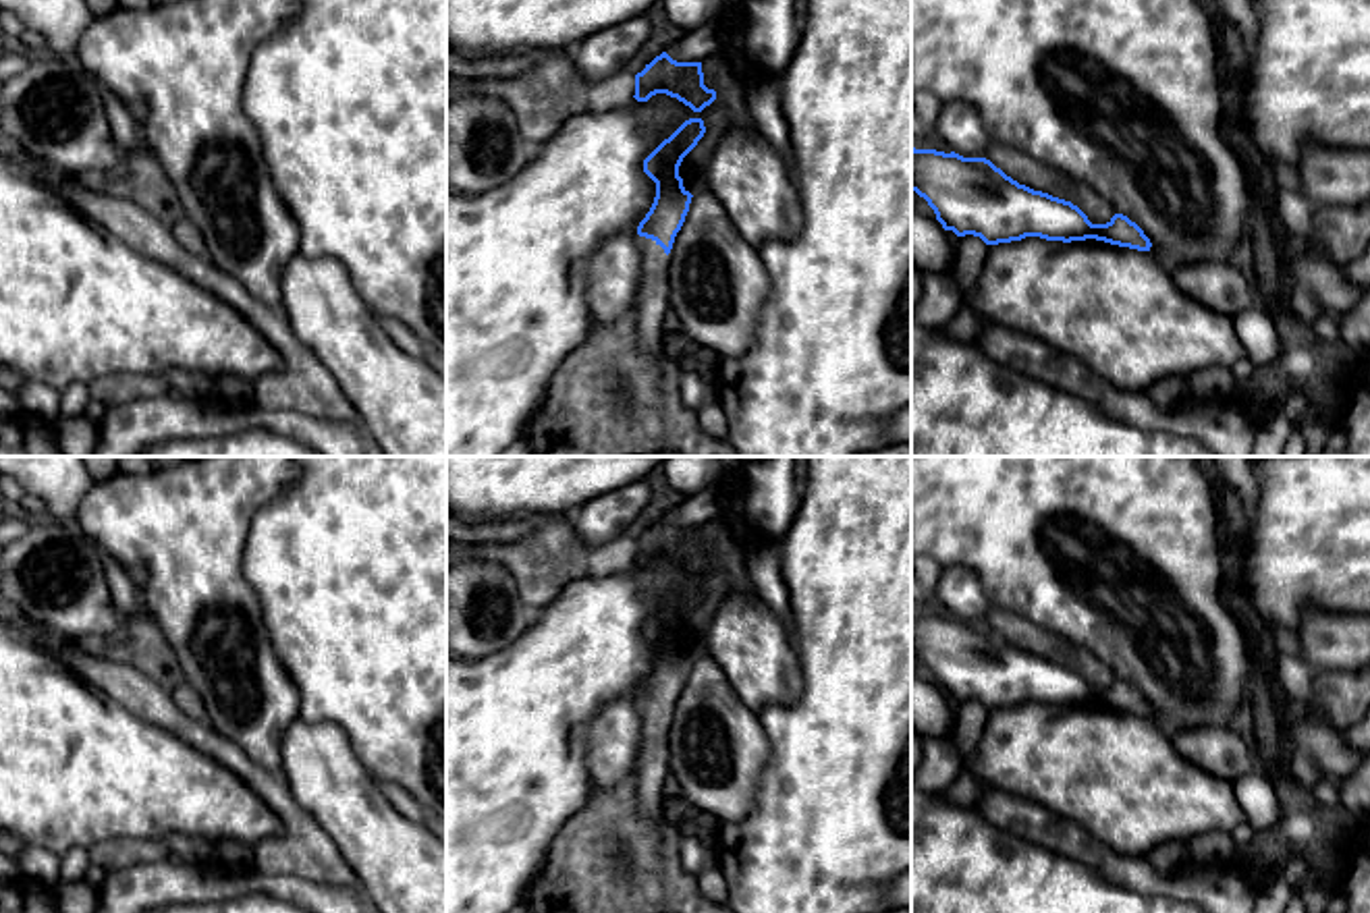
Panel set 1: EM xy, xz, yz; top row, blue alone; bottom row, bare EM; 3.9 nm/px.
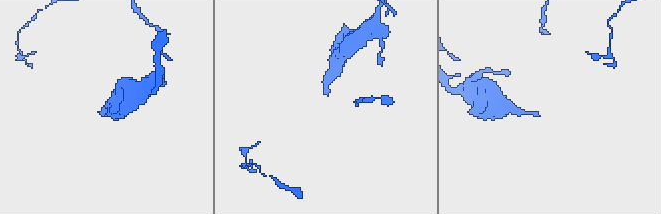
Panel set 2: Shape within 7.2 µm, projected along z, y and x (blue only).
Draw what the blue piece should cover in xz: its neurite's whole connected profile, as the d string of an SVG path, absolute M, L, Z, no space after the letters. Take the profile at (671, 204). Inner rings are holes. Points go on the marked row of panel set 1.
M689 118L643 160L643 172L656 183L656 197L637 234L654 245L643 253L643 284L635 309L641 347L652 355L662 355L662 320L670 311L666 259L693 197L683 187L679 166L704 133L704 120Z

